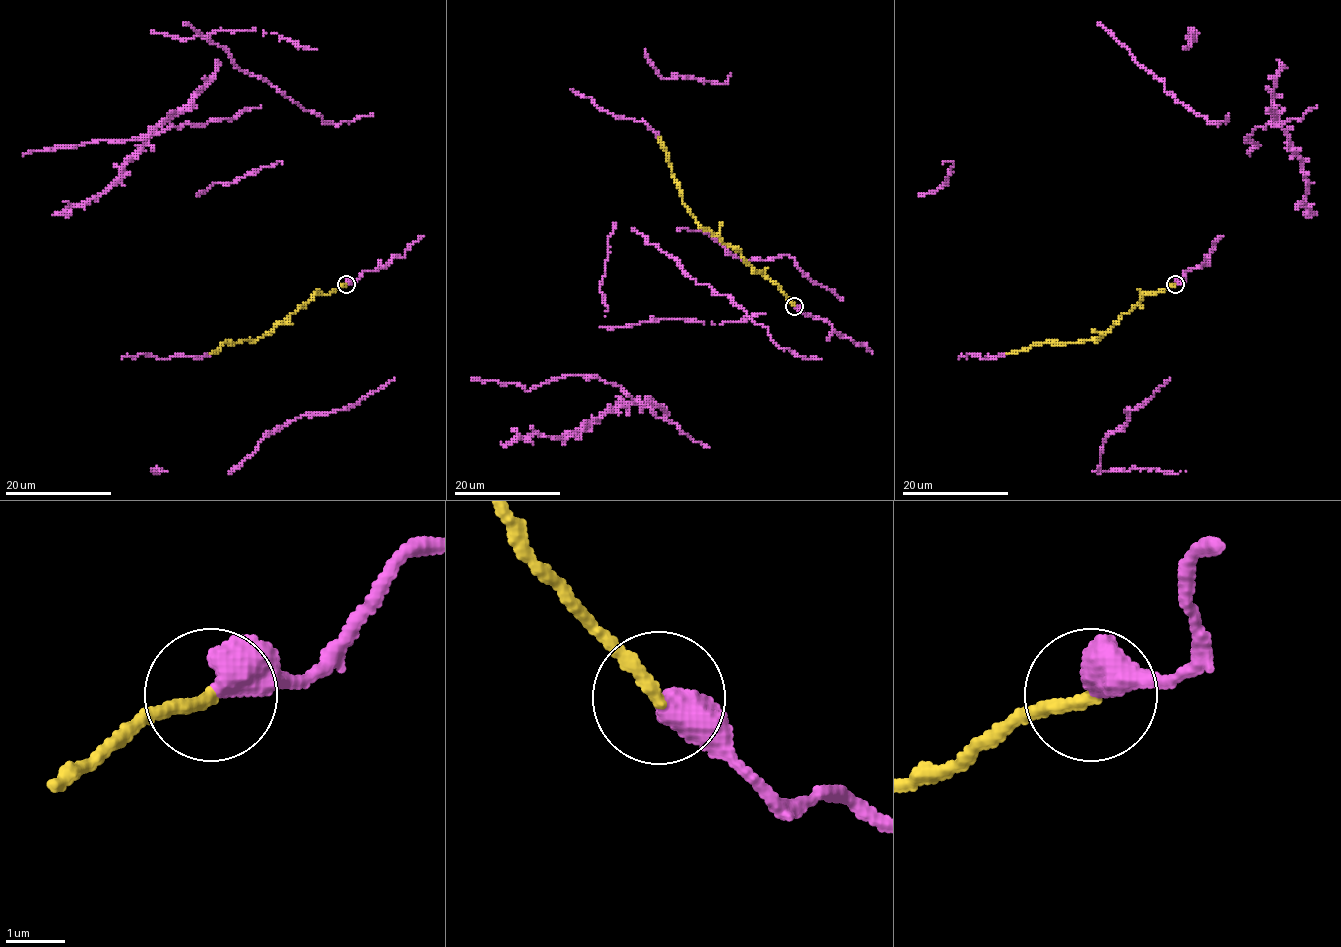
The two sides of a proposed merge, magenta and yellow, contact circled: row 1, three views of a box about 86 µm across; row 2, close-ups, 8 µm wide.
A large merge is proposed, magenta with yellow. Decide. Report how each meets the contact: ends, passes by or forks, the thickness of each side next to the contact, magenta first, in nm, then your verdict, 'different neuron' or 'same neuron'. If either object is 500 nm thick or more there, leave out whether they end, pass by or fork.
600 nm thick on the magenta side, 240 nm on the other; same neuron

